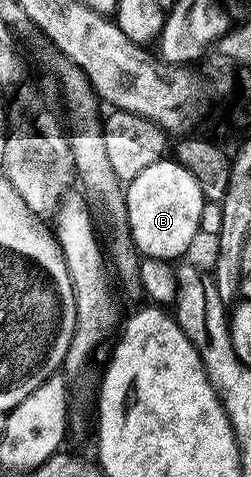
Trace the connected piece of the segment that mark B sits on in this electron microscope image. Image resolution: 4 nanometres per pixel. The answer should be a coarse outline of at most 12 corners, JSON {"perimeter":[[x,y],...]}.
{"perimeter":[[155,160],[127,181],[137,253],[185,255],[206,203],[194,174]]}

